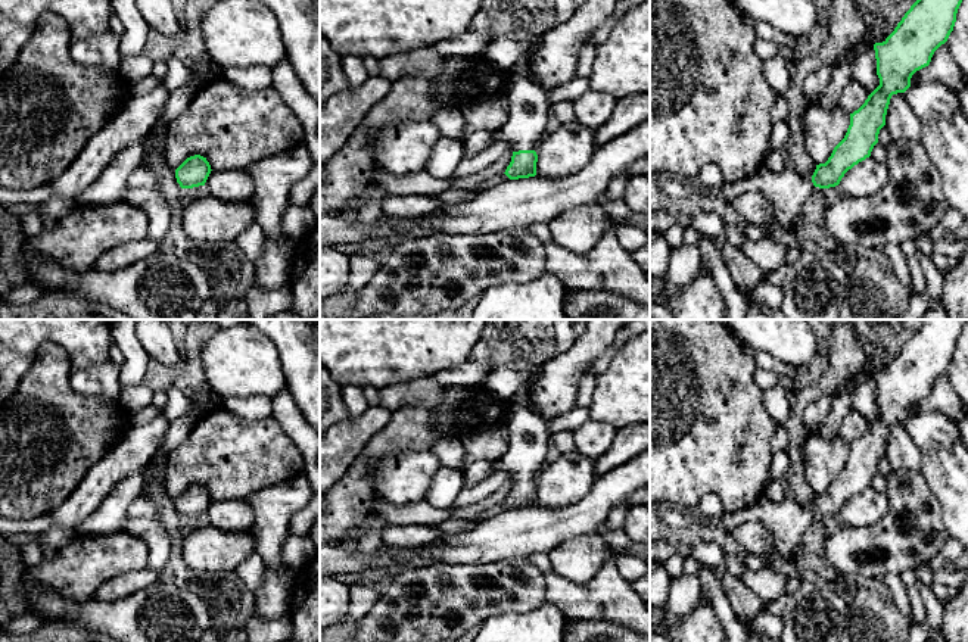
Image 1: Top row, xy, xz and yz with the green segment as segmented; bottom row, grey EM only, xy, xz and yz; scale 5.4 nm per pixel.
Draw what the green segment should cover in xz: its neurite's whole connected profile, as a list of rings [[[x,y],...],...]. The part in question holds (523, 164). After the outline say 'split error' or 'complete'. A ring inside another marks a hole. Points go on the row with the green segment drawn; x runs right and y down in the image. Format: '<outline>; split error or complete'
[[[523,56],[516,65],[517,74],[507,85],[508,119],[499,130],[499,141],[505,141],[511,152],[511,162],[505,169],[510,180],[536,175],[536,147],[548,131],[550,106],[547,90],[529,81],[525,69],[529,57]]]; split error

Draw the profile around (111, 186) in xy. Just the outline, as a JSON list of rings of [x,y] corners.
[[[131,144],[118,152],[100,177],[78,199],[81,206],[105,206],[122,200],[130,175],[141,165],[141,144]]]

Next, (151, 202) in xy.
[[[144,187],[128,188],[122,196],[122,202],[137,206],[147,215],[147,239],[159,241],[169,233],[171,208],[158,190]]]

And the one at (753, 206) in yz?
[[[751,190],[729,200],[731,208],[748,224],[759,227],[775,225],[775,211],[760,191]]]

